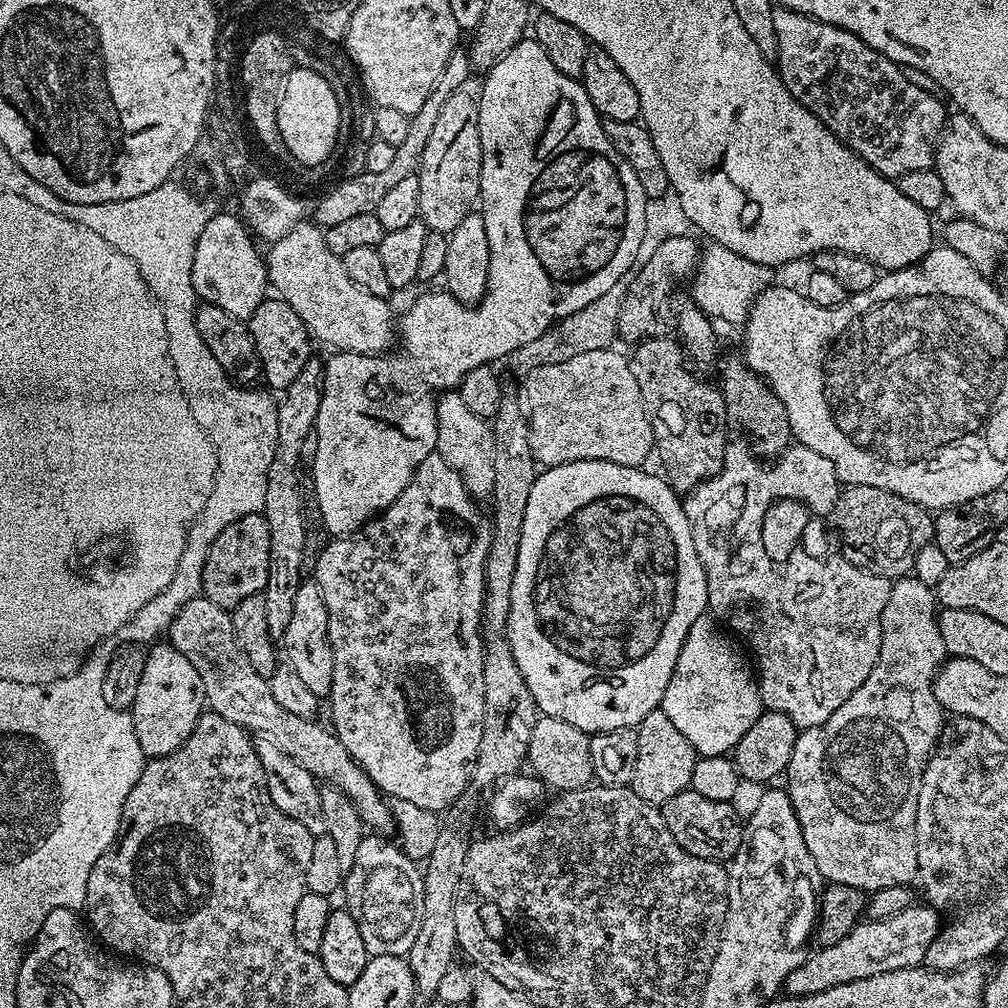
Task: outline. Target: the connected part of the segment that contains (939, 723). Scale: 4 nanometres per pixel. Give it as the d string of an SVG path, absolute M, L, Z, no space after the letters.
M909 574L892 580L892 589L890 590L890 598L886 598L886 610L882 610L882 646L878 650L878 662L874 662L874 670L870 670L870 678L866 678L866 682L862 682L862 686L858 690L854 690L854 694L850 694L850 698L846 698L846 702L842 702L842 706L838 706L838 710L834 710L834 714L830 714L830 718L826 718L826 722L822 722L813 728L803 729L797 735L796 745L794 746L794 754L790 754L790 762L786 773L786 791L790 802L794 806L794 810L798 814L798 822L802 826L802 838L806 838L806 848L810 850L810 856L814 858L814 862L818 866L821 877L828 884L845 884L846 886L854 886L860 888L865 894L871 894L880 891L886 887L911 885L918 876L918 850L916 849L916 815L918 814L918 786L922 786L922 774L926 770L928 760L934 755L936 745L940 743L940 731L943 730L946 723L946 713L940 707L940 698L934 687L941 664L946 659L946 651L942 640L942 634L939 633L939 622L937 620L938 605L933 589L926 582L922 582L915 574Z

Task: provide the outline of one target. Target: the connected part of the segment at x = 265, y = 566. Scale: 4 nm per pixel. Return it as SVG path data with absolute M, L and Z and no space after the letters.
M261 513L240 516L214 538L202 566L202 595L220 608L229 610L238 606L242 598L263 592L267 586L270 563L270 532Z

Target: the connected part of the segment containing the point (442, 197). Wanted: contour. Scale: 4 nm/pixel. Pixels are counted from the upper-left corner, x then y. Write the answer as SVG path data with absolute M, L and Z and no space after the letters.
M468 90L452 92L438 113L430 142L420 163L418 186L419 219L430 232L450 233L466 214L477 207L480 198L482 146L478 134L478 100Z

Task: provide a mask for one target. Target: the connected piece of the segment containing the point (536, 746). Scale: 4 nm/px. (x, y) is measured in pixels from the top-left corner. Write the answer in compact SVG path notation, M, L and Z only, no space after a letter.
M537 715L530 730L526 764L531 775L549 789L556 788L557 793L573 792L579 788L589 787L594 780L589 733L583 732L578 726L570 726L570 722L562 722L562 718Z

